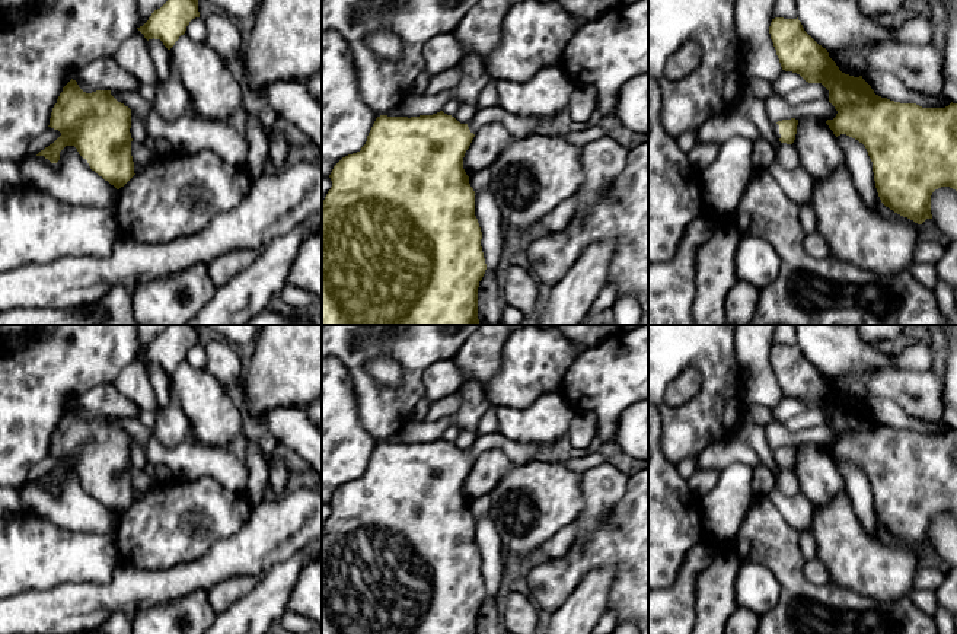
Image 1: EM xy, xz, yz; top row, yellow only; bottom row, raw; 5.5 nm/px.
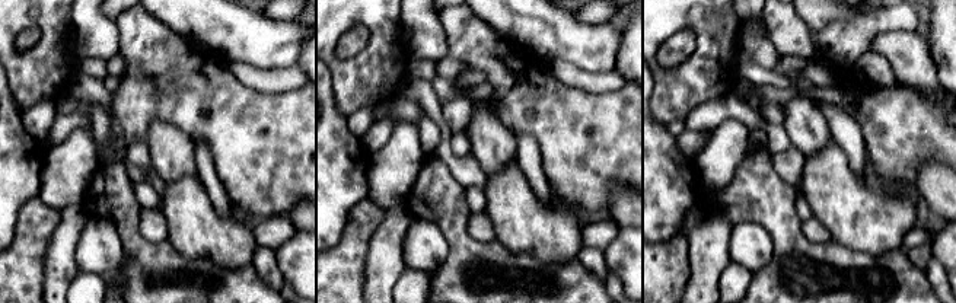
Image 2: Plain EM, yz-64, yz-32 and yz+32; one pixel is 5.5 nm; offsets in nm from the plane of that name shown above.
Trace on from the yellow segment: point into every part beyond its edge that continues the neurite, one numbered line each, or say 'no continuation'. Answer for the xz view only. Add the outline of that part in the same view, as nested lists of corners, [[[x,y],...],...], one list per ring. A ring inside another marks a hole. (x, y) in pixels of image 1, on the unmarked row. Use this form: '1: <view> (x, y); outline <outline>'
1: xz (519, 454); outline [[[491,433],[487,436],[478,436],[476,442],[473,443],[473,446],[468,450],[470,459],[476,461],[478,456],[481,456],[484,452],[489,450],[489,449],[500,449],[503,450],[508,459],[514,463],[514,465],[524,465],[532,462],[532,458],[540,452],[540,450],[546,450],[549,447],[552,447],[555,443],[552,445],[535,445],[535,443],[523,443],[523,442],[514,442],[510,440],[507,437],[504,437],[503,434],[497,433]]]

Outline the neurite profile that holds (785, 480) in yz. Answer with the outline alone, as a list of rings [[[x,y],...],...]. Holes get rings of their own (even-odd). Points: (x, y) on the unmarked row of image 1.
[[[778,469],[775,474],[775,485],[788,497],[798,500],[801,496],[800,484],[792,471]]]

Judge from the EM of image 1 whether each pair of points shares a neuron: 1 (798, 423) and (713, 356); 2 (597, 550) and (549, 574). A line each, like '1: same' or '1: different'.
1: different
2: same

